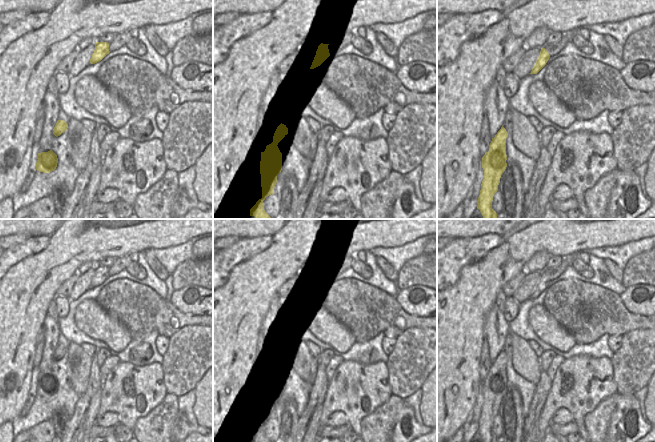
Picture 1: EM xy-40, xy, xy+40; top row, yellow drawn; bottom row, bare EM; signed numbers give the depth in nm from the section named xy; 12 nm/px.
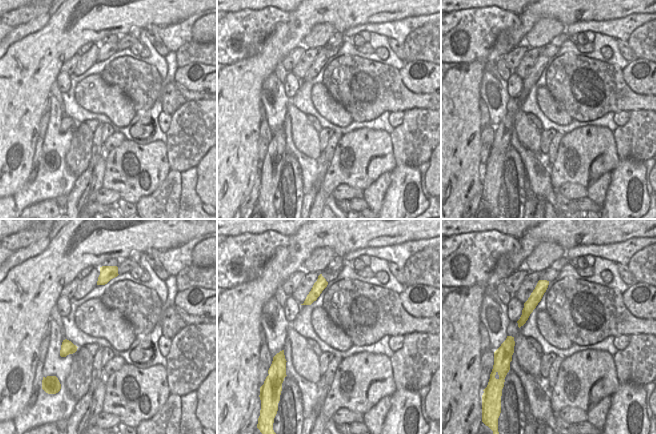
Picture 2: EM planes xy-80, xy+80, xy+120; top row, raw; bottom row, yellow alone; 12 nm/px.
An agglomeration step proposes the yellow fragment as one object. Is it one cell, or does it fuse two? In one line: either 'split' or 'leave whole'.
split

